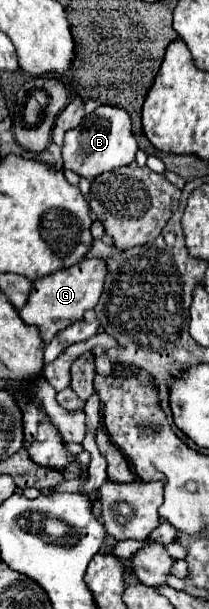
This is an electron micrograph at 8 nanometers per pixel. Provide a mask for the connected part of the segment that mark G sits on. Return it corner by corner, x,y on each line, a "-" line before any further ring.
93,257
93,259
81,261
79,265
75,265
71,269
63,269
49,277
37,279
27,305
21,309
21,319
29,325
37,325
43,345
47,345
55,337
55,333
59,333
67,325
79,321
87,309
93,309
97,305
97,301
105,289
107,273
109,273
109,269
105,265
105,259

